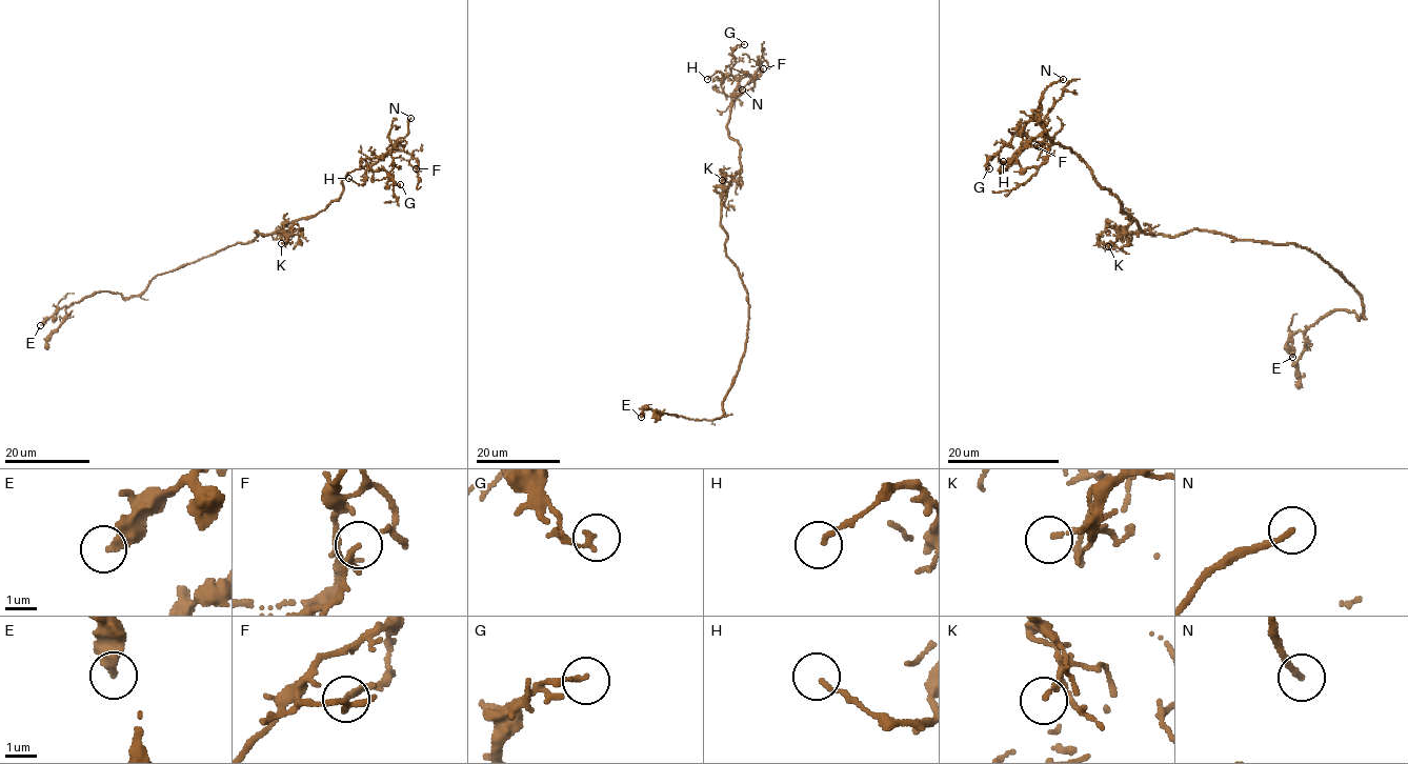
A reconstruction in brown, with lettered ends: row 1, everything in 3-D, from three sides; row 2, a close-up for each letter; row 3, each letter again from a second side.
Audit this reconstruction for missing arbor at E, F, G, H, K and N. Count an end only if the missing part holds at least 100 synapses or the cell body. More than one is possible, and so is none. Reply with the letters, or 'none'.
N

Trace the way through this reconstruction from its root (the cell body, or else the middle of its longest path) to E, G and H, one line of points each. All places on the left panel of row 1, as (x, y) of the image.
E: (256, 237), (159, 274), (137, 295), (124, 298), (117, 293), (93, 293), (57, 308), (40, 325)
G: (256, 237), (255, 232), (264, 236), (313, 217), (340, 197), (346, 175), (391, 148), (389, 174), (400, 184)
H: (256, 237), (313, 217), (340, 197), (346, 175), (371, 168), (363, 184), (348, 178)

